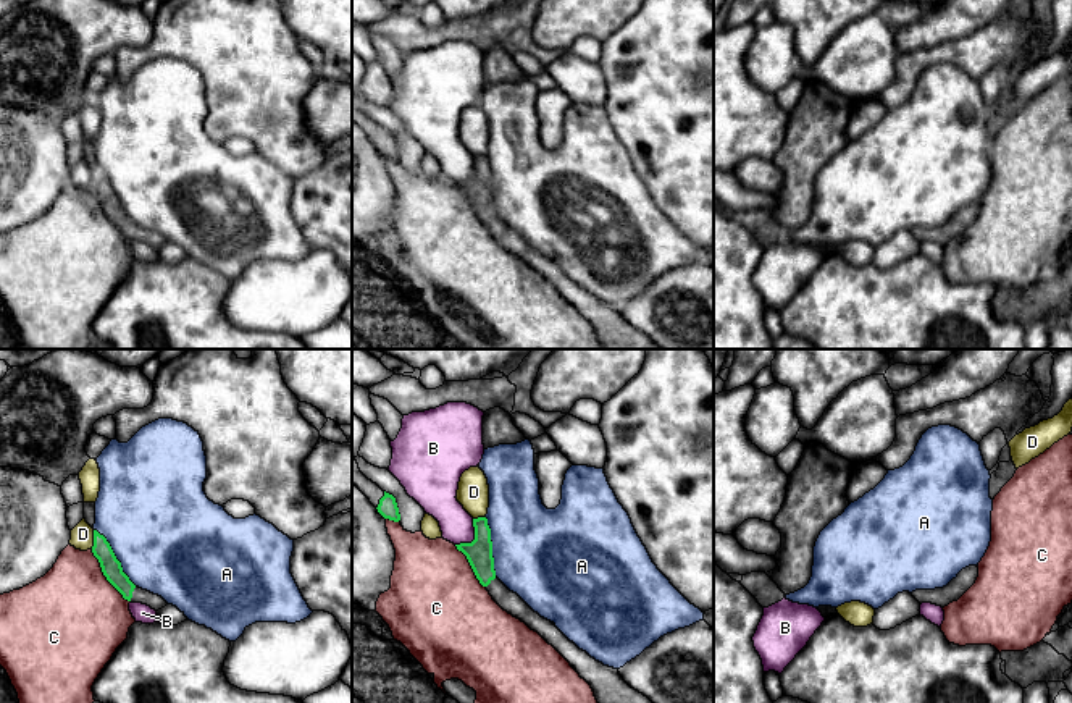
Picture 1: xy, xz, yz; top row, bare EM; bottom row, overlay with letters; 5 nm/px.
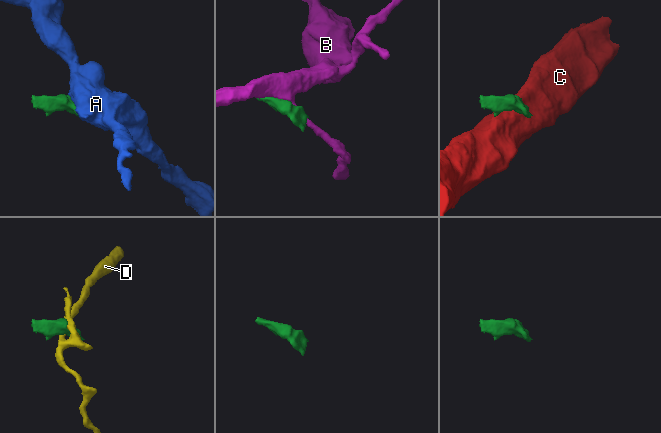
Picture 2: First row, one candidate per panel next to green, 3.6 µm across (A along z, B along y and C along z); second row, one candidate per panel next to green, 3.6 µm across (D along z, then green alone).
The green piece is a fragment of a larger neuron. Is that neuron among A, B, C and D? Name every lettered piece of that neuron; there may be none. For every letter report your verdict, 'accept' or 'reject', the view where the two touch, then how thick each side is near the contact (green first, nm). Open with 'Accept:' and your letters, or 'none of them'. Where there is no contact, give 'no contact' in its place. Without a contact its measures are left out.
Accept: none of them
A: reject; contact in xy; calibres 100 and 500 nm
B: reject; contact in xz; calibres 130 and 160 nm
C: reject; contact in xy; calibres 100 and 480 nm
D: reject; contact in xy; calibres 100 and 110 nm

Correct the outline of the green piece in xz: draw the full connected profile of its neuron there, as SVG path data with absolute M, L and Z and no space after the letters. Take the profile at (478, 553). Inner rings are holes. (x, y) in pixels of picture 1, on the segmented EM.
M486 517L473 519L475 540L455 545L462 551L479 583L489 591L492 600L509 614L525 622L552 645L570 666L584 679L597 703L652 703L647 697L631 688L618 669L604 666L570 642L554 622L534 612L517 593L510 591L494 570L491 528Z

